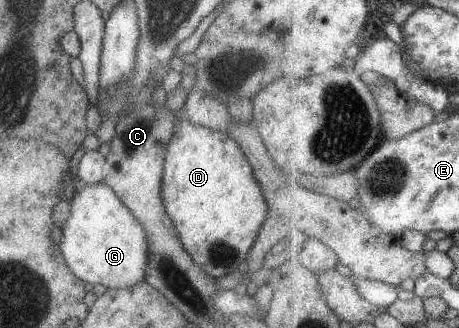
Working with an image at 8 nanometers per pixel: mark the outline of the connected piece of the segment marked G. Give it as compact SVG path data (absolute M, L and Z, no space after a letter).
M103 183L84 185L73 194L69 205L69 216L61 227L61 241L59 251L65 259L65 265L70 273L88 286L96 284L106 288L121 289L133 287L137 283L145 282L145 267L147 267L147 237L145 231L131 212L121 203L120 199Z

